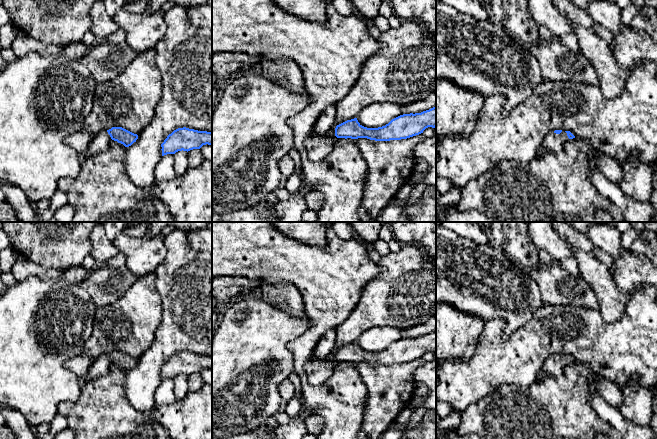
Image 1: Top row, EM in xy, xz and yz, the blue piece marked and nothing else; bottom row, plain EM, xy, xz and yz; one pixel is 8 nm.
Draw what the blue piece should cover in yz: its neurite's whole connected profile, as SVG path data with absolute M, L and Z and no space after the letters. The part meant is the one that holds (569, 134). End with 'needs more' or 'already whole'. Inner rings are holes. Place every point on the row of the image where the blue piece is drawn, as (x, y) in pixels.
M555 130L546 136L539 155L543 151L559 152L564 143L573 138L575 136L570 131Z | needs more

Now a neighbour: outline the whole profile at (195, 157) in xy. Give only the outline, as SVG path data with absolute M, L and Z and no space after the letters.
M199 149L188 151L188 168L194 168L205 161L202 152Z

